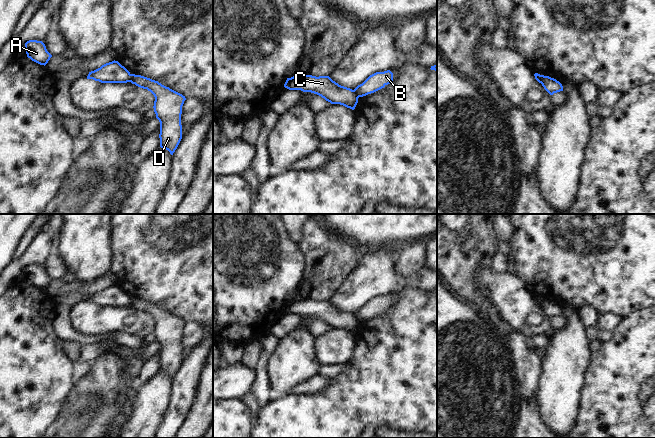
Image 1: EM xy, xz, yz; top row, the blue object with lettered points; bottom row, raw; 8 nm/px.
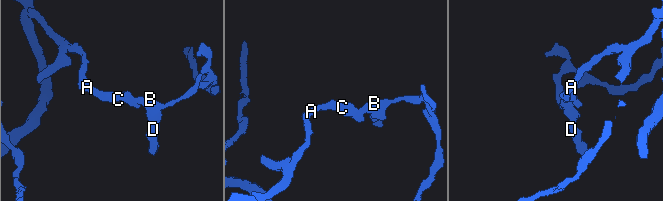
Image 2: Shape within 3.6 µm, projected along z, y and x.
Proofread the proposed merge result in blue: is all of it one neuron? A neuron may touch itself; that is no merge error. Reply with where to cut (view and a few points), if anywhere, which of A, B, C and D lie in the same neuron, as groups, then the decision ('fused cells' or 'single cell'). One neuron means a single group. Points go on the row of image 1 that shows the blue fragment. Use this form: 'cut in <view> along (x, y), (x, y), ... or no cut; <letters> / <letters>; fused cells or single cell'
cut in xy along (130, 74), (131, 81); A C / B D; fused cells

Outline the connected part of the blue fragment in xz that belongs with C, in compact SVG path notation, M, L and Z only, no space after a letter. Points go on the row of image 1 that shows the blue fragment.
M303 74L287 78L284 87L289 90L311 92L324 98L331 104L340 104L352 110L358 103L354 90L341 86L329 76L312 76Z

